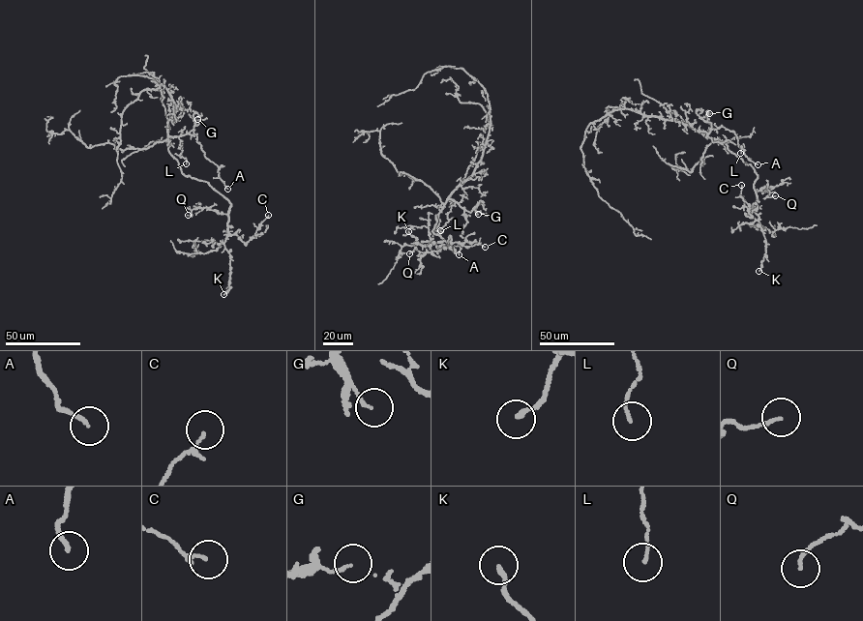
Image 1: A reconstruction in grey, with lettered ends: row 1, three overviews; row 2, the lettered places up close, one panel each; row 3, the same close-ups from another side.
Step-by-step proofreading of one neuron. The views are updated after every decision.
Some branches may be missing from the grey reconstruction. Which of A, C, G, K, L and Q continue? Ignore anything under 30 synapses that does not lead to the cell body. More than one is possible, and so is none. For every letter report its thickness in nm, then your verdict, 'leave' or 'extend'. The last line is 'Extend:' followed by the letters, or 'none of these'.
A: 140 nm | leave
C: 100 nm | leave
G: 120 nm | leave
K: 170 nm | leave
L: 110 nm | leave
Q: 110 nm | leave
Extend: none of these

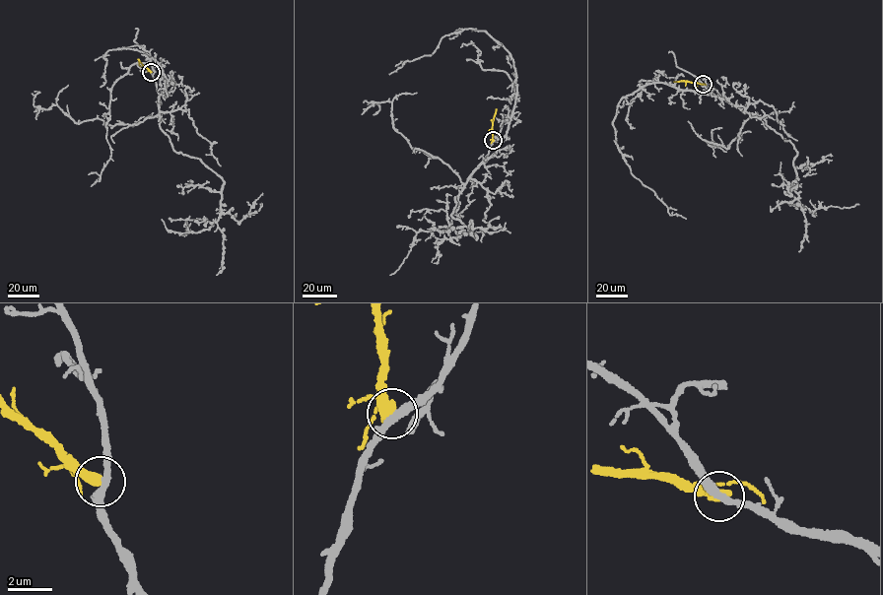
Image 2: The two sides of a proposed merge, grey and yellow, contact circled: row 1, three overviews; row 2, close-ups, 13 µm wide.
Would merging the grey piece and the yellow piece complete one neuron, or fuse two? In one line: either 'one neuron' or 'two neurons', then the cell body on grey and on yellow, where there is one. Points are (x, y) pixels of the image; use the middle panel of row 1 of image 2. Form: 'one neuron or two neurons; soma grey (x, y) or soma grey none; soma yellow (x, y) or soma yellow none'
two neurons; soma grey none; soma yellow none

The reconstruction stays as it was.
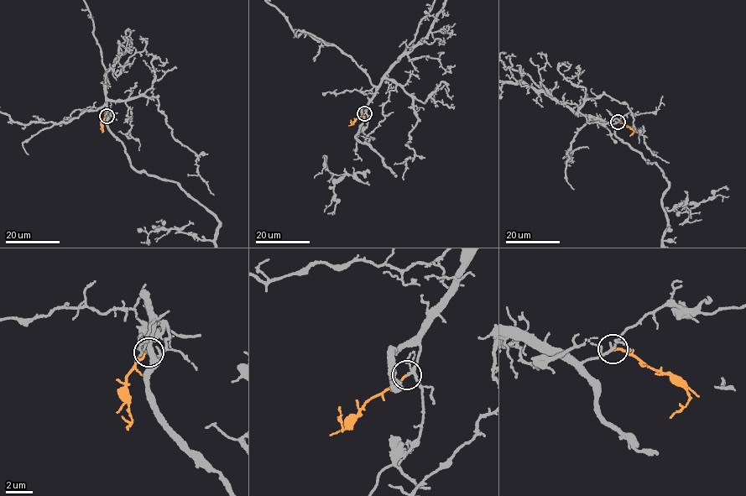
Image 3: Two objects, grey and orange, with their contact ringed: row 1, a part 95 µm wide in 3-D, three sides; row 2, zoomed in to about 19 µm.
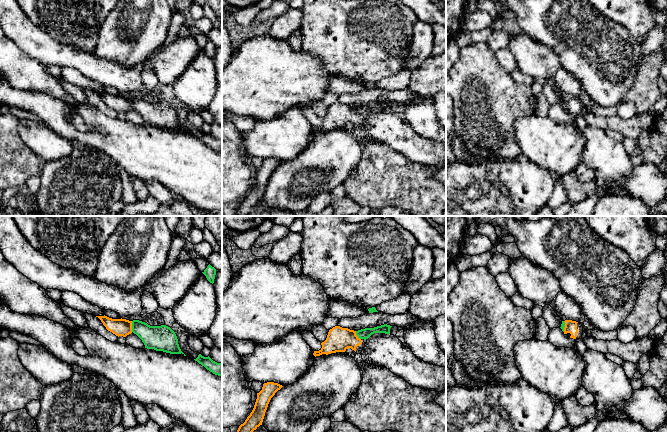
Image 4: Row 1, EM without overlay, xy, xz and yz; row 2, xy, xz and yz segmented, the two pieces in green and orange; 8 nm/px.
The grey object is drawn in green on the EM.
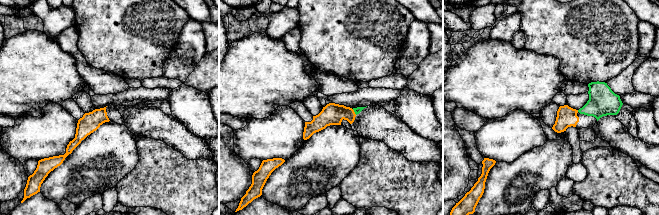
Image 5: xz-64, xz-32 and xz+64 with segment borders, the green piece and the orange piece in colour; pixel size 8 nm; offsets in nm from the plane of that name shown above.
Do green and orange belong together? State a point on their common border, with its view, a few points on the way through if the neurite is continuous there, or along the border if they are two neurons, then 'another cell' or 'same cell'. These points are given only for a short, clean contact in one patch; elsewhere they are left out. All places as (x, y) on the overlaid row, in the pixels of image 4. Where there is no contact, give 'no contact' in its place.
meets green in xy at (132, 326); runs through xy (160, 338), (132, 326), (120, 327); same cell

